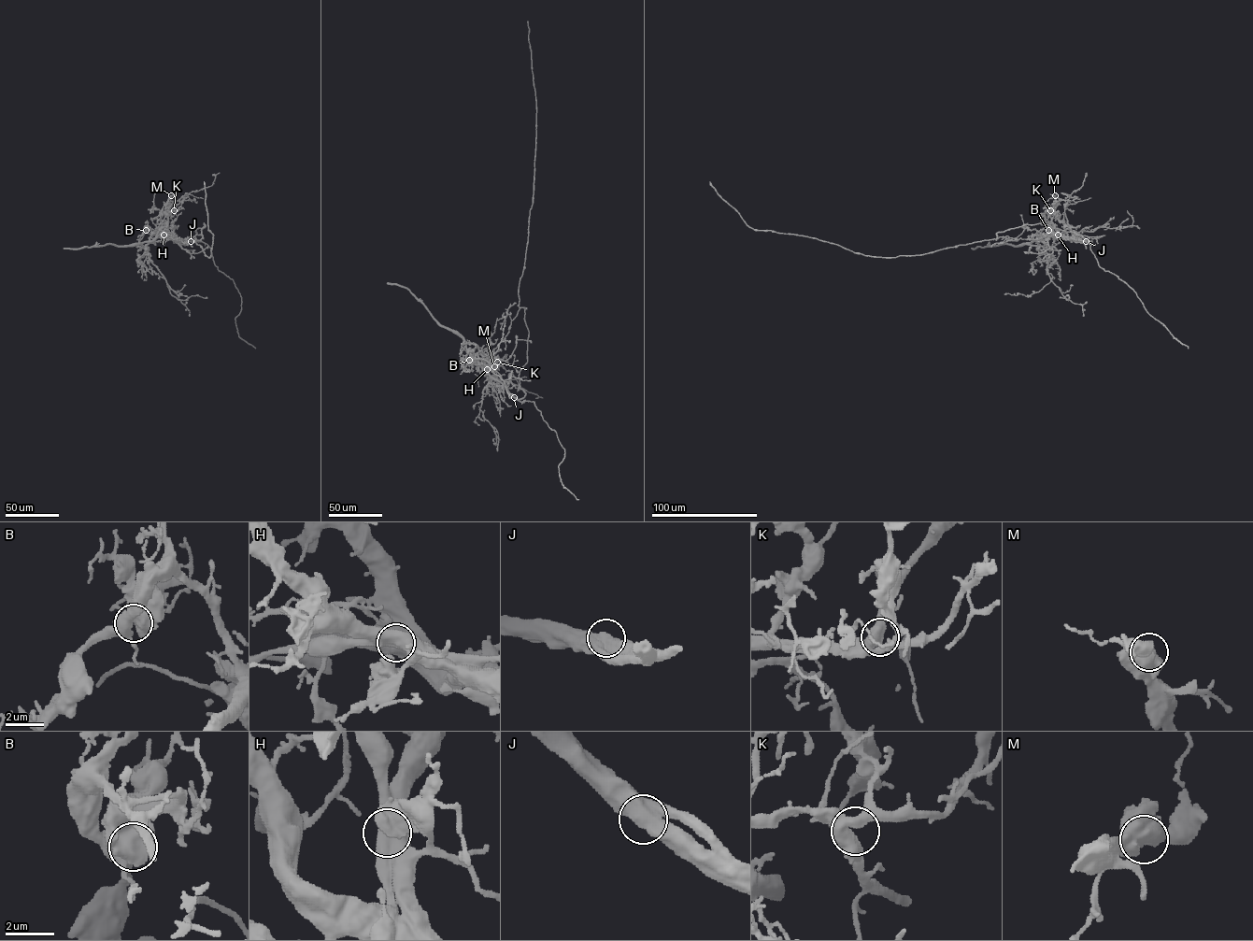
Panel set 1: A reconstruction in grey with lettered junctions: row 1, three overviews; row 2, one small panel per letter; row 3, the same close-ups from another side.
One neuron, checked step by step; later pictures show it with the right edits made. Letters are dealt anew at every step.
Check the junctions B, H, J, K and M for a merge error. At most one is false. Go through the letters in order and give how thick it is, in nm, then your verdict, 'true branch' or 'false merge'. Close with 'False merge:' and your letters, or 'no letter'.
B: calibre 700 nm; true branch
H: calibre 700 nm; false merge
J: calibre 650 nm; true branch
K: calibre 600 nm; true branch
M: calibre 650 nm; true branch
False merge: H

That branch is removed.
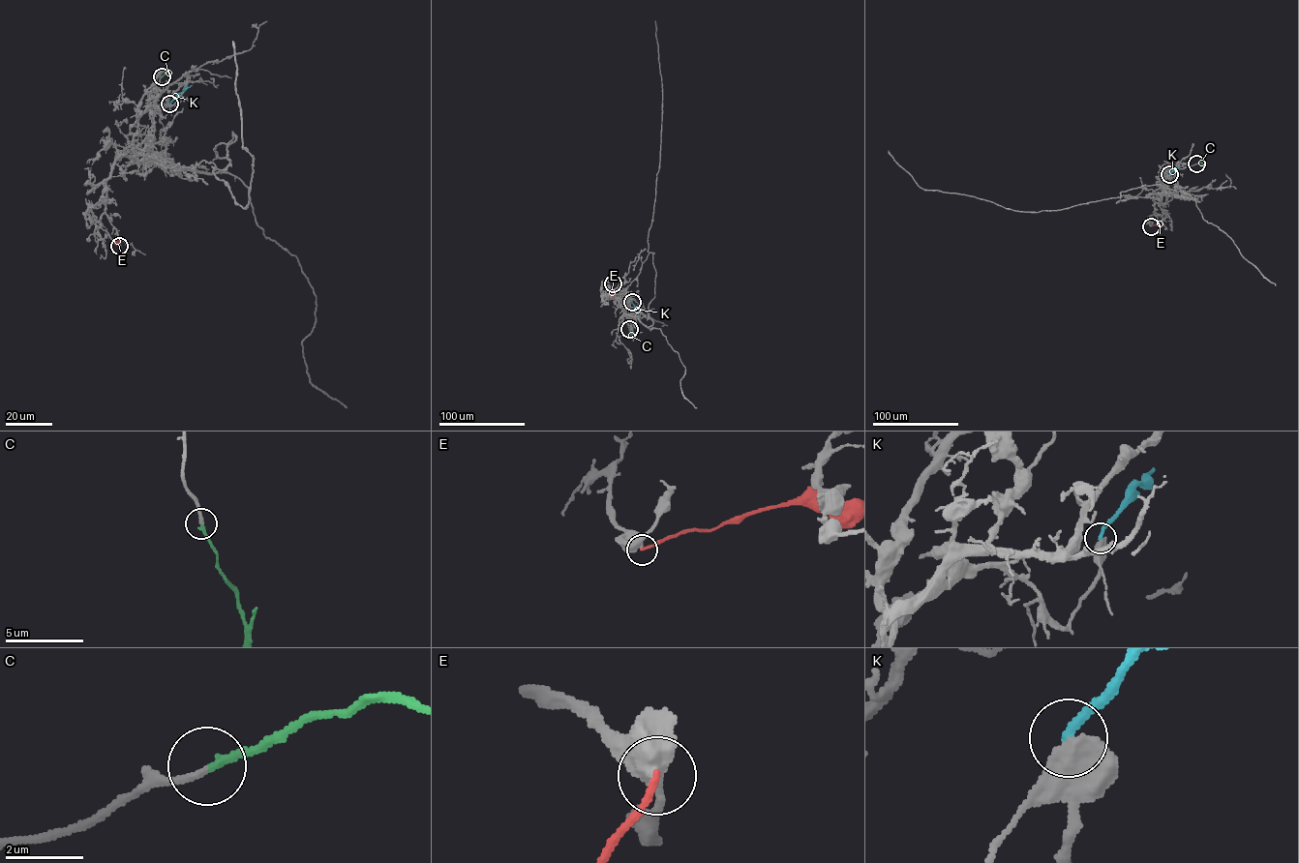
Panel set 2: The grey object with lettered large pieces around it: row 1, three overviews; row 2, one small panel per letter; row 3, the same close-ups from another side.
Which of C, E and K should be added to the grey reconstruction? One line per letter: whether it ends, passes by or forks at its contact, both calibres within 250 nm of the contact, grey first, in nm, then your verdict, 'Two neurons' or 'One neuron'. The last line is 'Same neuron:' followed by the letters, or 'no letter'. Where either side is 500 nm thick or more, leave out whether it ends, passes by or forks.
C: It ends there. Thickness 180 nm (grey) against 200 nm. One neuron
E: Thickness 550 nm (grey) against 150 nm. Two neurons
K: Thickness 600 nm (grey) against 240 nm. Two neurons
Same neuron: C

